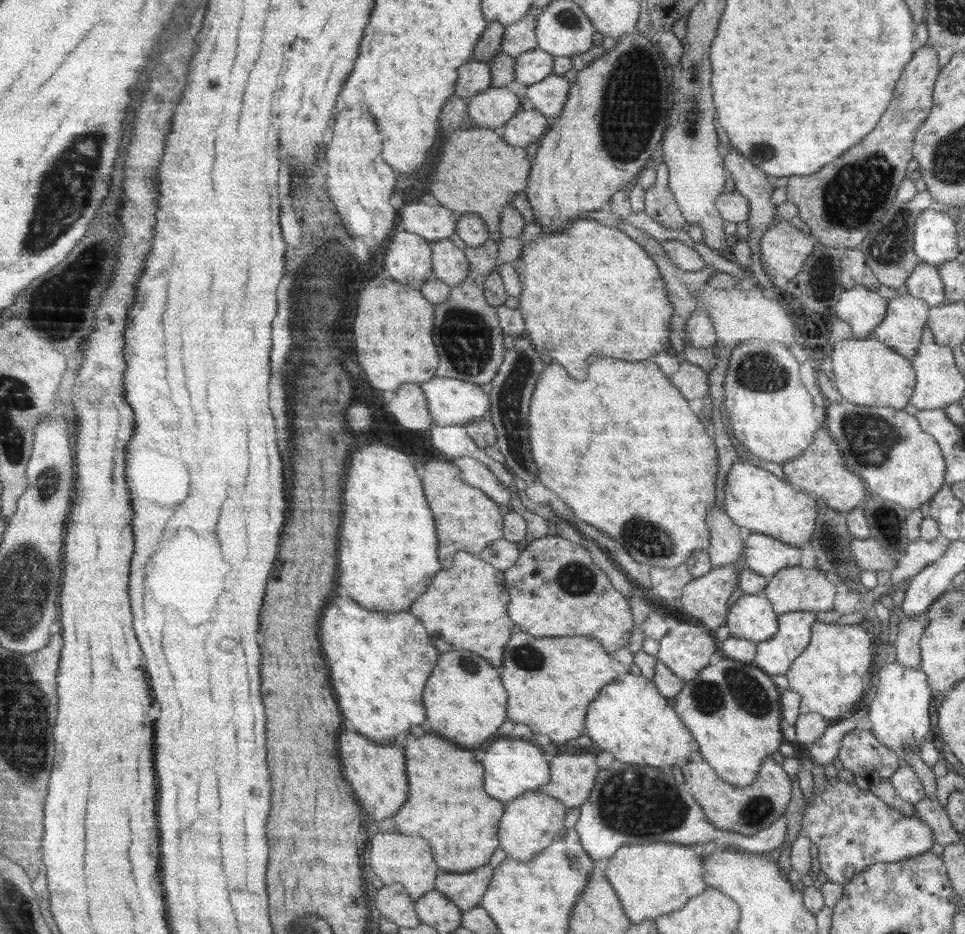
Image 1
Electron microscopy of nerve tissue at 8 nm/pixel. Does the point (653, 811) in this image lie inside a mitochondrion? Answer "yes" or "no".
yes

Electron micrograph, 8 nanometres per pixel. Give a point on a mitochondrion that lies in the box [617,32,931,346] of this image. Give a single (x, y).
(868, 181)

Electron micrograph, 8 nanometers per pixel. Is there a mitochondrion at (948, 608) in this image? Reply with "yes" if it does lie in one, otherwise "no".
yes

